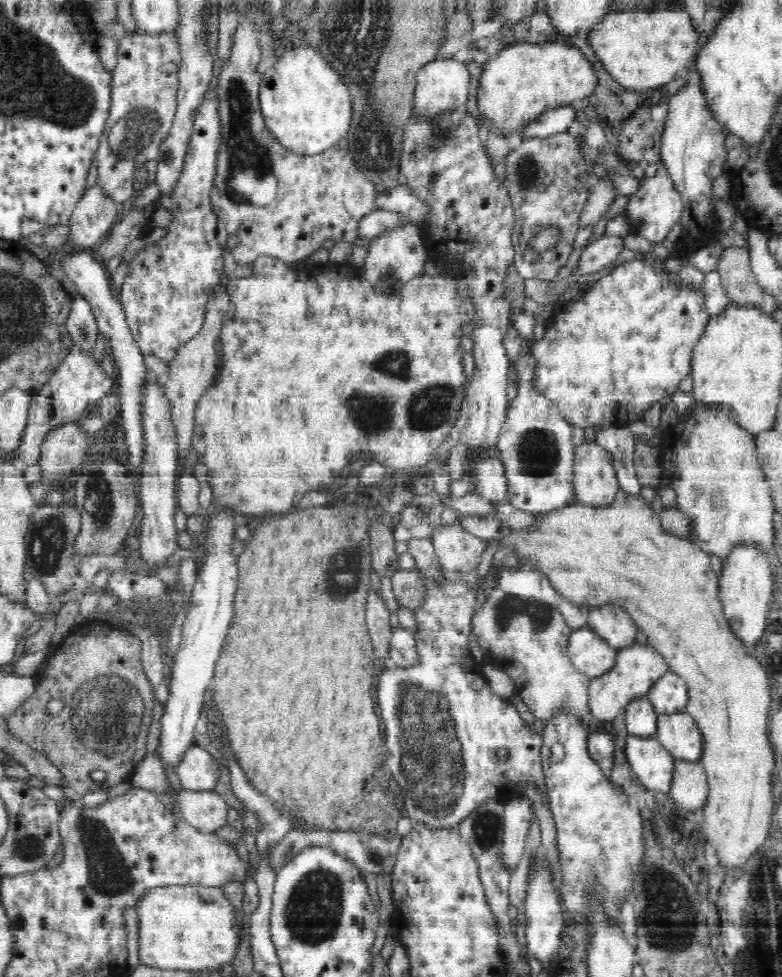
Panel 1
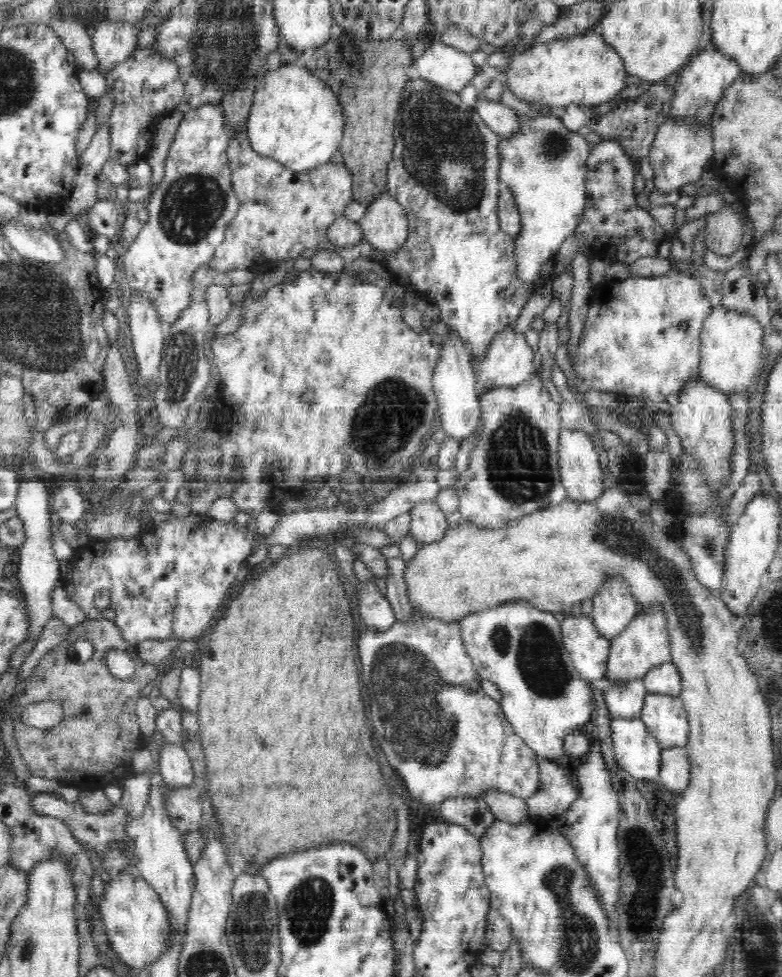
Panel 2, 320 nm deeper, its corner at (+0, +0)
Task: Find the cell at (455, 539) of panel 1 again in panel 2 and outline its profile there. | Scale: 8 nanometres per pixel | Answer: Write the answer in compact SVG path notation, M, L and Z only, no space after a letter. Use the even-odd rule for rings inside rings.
M422 501L410 510L410 535L418 542L439 541L449 527L444 512L435 501Z

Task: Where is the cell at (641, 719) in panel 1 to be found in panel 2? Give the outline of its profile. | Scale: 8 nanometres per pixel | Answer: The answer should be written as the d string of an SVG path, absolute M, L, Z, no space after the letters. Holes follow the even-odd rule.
M638 679L620 682L620 684L609 681L609 687L602 693L602 696L612 718L638 719L647 693L643 679Z

